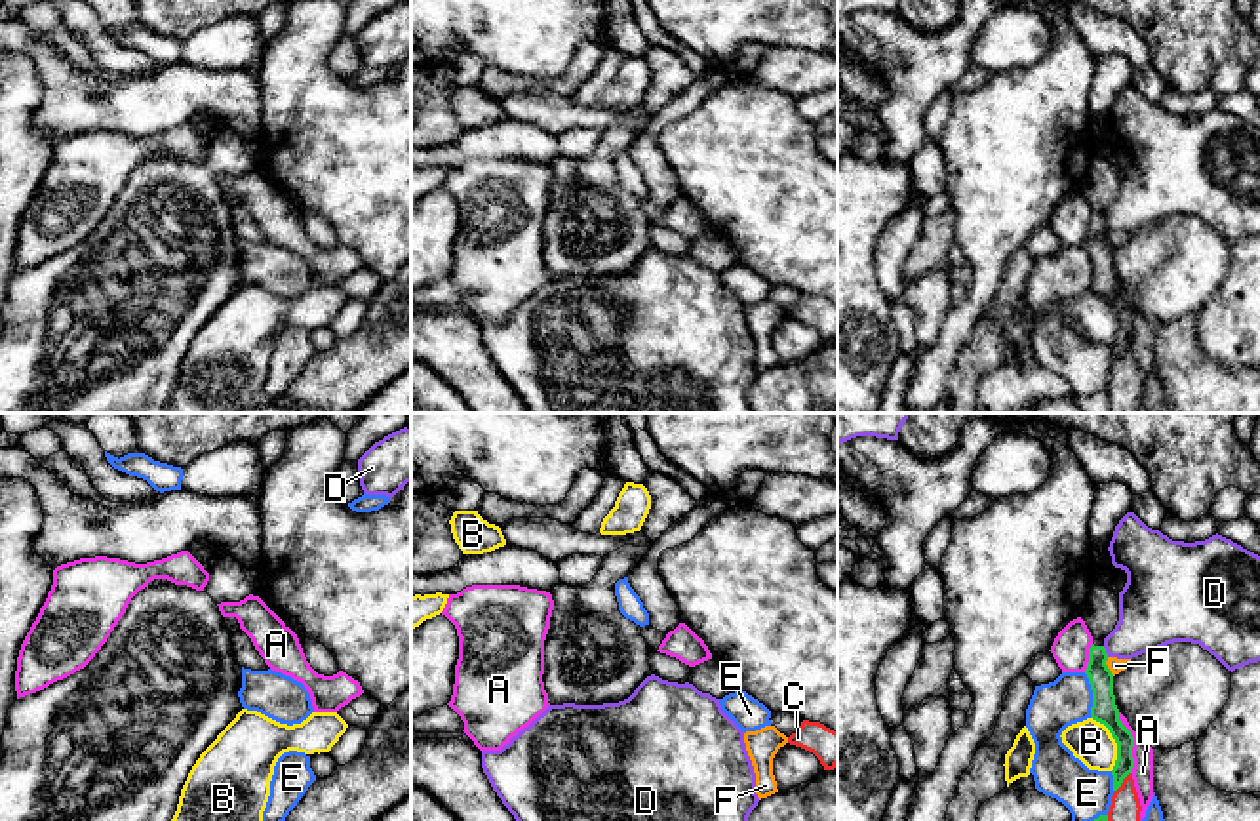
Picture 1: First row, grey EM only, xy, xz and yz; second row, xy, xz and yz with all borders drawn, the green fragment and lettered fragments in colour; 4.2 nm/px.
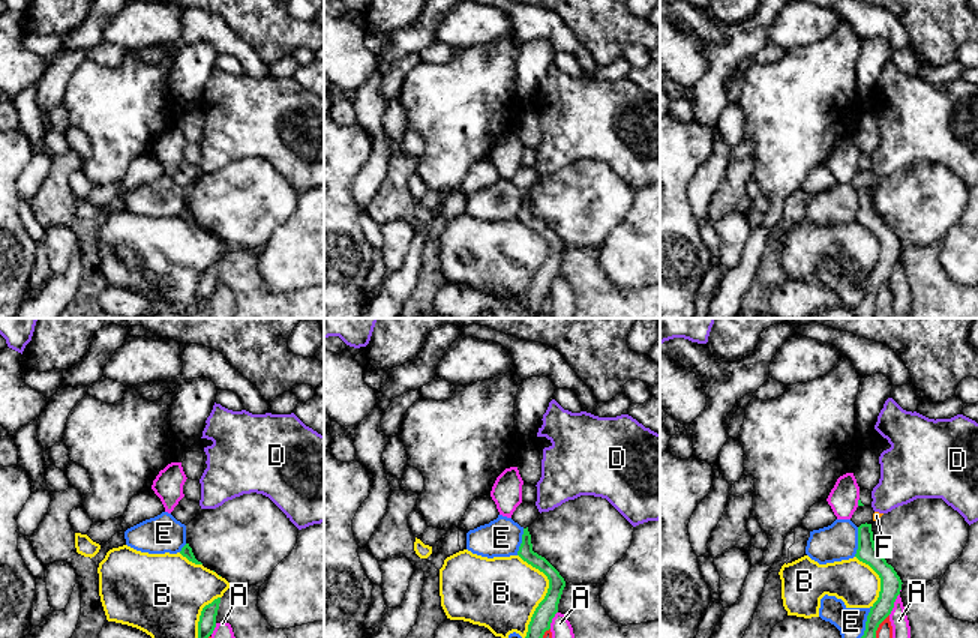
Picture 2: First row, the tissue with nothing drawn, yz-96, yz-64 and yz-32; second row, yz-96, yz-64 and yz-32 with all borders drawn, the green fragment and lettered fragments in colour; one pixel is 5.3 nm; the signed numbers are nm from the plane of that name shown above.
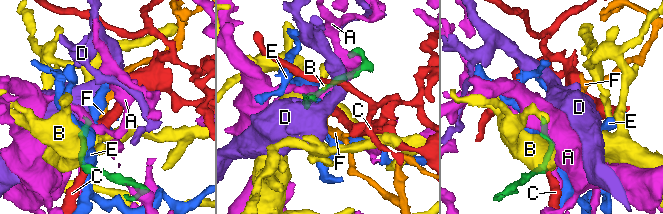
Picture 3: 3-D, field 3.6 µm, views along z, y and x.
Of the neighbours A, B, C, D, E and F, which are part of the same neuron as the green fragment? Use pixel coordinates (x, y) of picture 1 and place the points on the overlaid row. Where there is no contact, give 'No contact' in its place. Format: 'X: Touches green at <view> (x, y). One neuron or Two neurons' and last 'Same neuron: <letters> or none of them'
A: Touches green at yz (1133, 743). Two neurons
B: Touches green at yz (1116, 741). Two neurons
C: Touches green at yz (1122, 781). Two neurons
D: Touches green at yz (1104, 652). Two neurons
E: Touches green at yz (1093, 696). Two neurons
F: Touches green at yz (1106, 667). Two neurons
Same neuron: none of them

